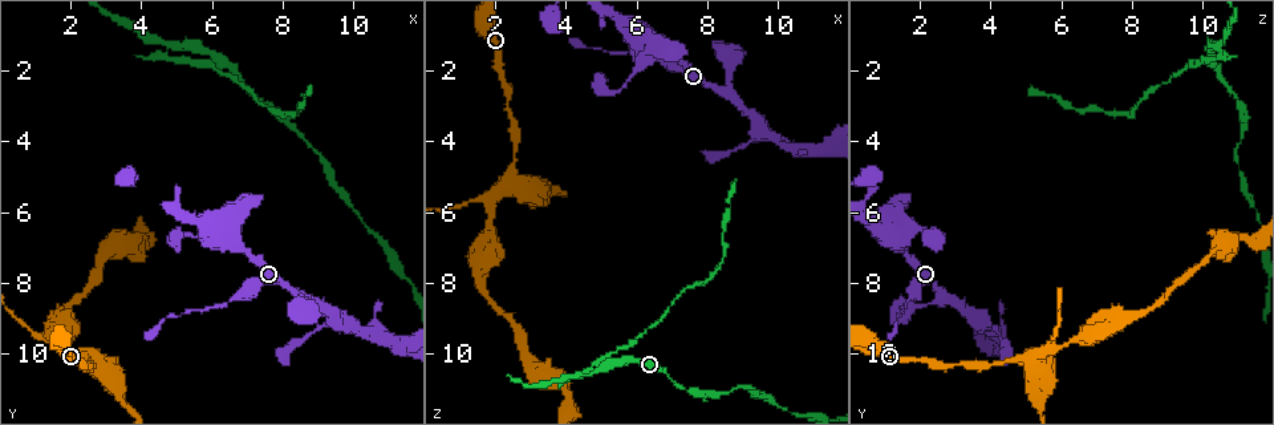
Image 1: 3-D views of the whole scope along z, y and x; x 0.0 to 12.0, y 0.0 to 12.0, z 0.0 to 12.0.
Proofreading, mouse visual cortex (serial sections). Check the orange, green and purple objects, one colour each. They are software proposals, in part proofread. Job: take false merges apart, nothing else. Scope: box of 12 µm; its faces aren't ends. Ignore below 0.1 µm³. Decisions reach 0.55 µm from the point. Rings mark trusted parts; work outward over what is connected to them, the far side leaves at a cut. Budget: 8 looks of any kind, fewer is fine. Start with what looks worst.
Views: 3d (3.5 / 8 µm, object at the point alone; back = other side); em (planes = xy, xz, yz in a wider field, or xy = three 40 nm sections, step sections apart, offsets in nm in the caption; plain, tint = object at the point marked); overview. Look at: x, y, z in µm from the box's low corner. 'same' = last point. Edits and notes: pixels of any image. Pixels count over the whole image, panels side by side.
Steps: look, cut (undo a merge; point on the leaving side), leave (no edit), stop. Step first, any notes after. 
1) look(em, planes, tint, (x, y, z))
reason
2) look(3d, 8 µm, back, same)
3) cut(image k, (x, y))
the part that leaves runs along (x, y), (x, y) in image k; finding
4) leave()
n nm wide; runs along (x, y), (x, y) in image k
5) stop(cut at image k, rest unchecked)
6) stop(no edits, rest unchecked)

look(3d, 3.5 µm, (4.8, 1.4, 10.5))
side arm on a straight run

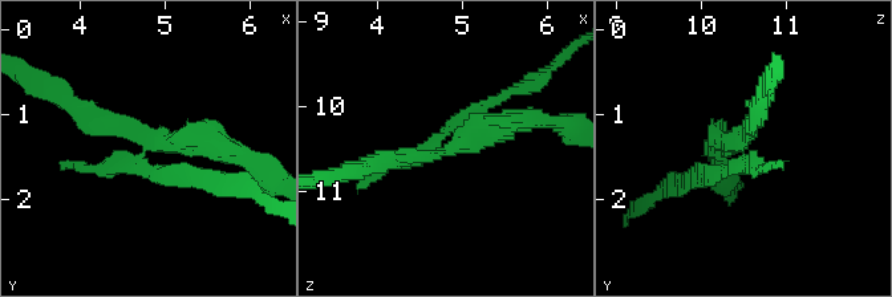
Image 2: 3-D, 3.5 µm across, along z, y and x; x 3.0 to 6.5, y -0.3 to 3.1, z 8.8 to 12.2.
look(em, xy, step 1, tint, (4.85, 1.40, 10.45))

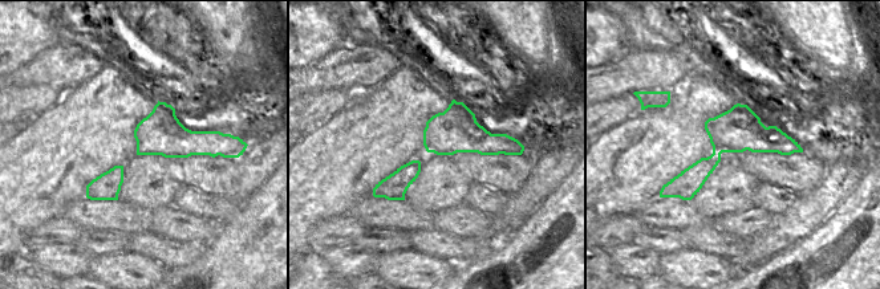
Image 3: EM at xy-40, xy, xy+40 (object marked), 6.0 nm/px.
cut(image 2, (166, 170))
the part that leaves runs along (142, 154), (154, 174), (244, 178) in image 2; two cells meet here

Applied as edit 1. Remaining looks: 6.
look(3d, 3.5 µm, (8.5, 8.4, 2.7))
side arm on a straight run

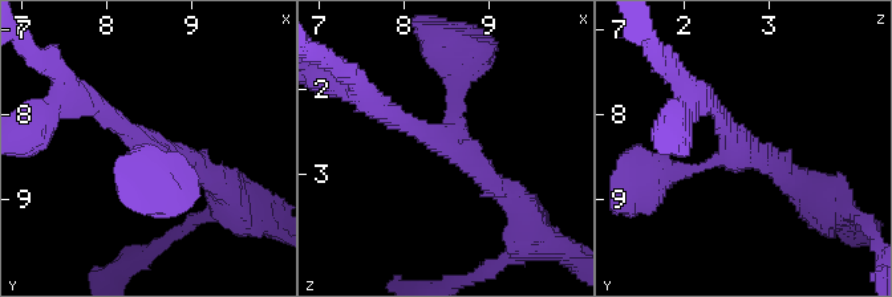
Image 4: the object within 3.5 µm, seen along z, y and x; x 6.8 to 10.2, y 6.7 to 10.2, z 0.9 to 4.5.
look(em, xy, step 3, tint, (8.55, 8.45, 2.60))
3 arms; arms of 200, 200, 300 nm

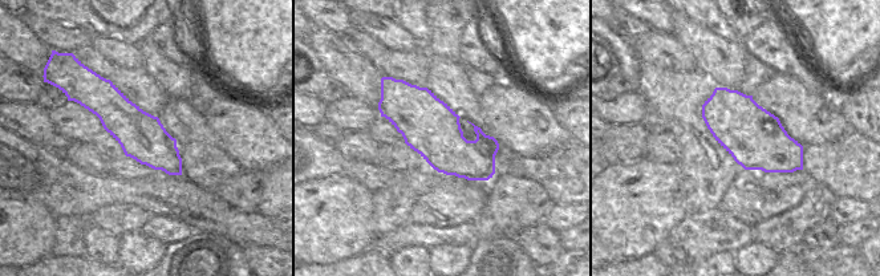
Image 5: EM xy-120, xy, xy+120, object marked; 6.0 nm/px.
leave()
runs along (382, 108), (447, 141), (513, 199) in image 4; all the same cell

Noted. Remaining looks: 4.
look(3d, 3.5 µm, (2.4, 10.2, 3.1))
narrows sharply

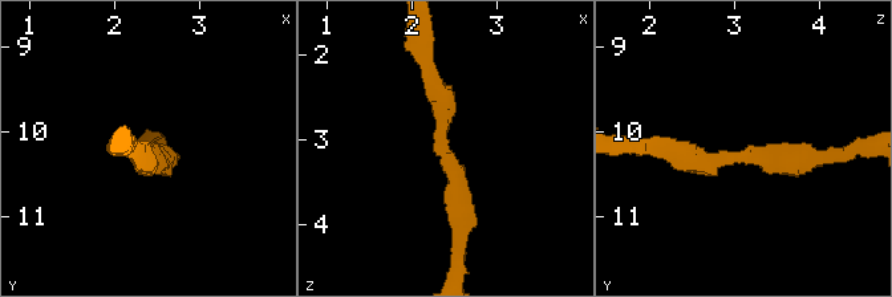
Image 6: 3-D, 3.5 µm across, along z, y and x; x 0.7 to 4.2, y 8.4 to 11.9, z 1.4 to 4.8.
look(em, xy, step 3, tint, (2.30, 10.30, 3.15))
arms of 250, 300 nm

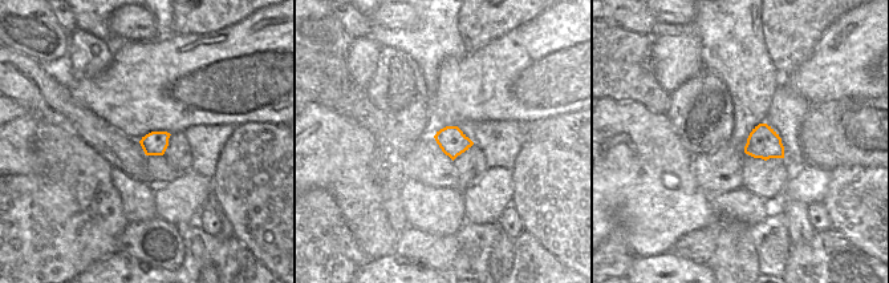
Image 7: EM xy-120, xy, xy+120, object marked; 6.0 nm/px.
leave()
runs along (428, 66), (459, 230) in image 6; all the same cell

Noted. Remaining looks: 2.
stop(cut at image 2, rest unchecked)

